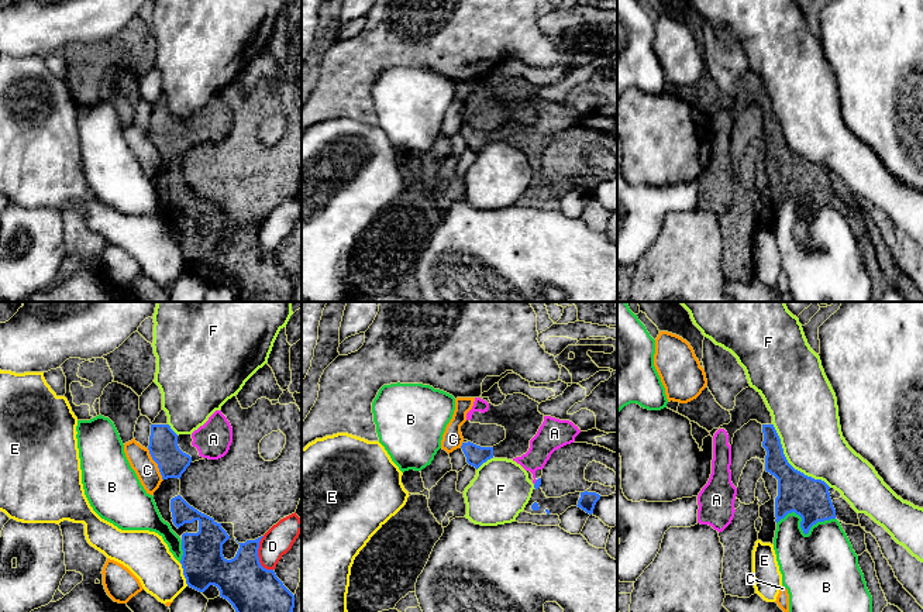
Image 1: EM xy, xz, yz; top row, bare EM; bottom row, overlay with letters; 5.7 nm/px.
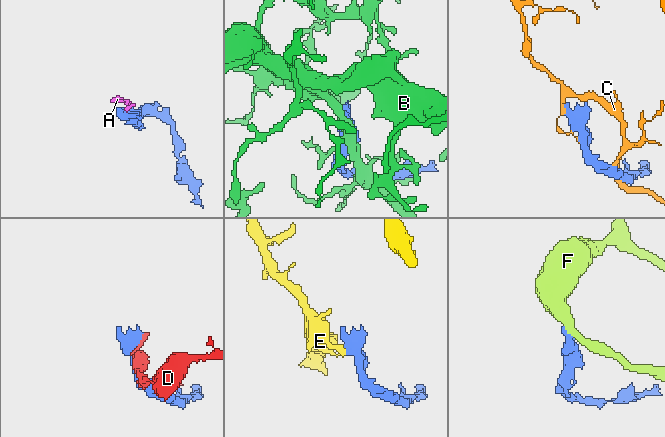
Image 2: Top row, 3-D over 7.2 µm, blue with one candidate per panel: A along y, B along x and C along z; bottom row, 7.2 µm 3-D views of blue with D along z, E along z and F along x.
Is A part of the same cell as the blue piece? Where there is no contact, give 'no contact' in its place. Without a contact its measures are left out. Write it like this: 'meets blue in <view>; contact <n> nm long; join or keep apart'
meets blue in xz; contact 40 nm long; join

